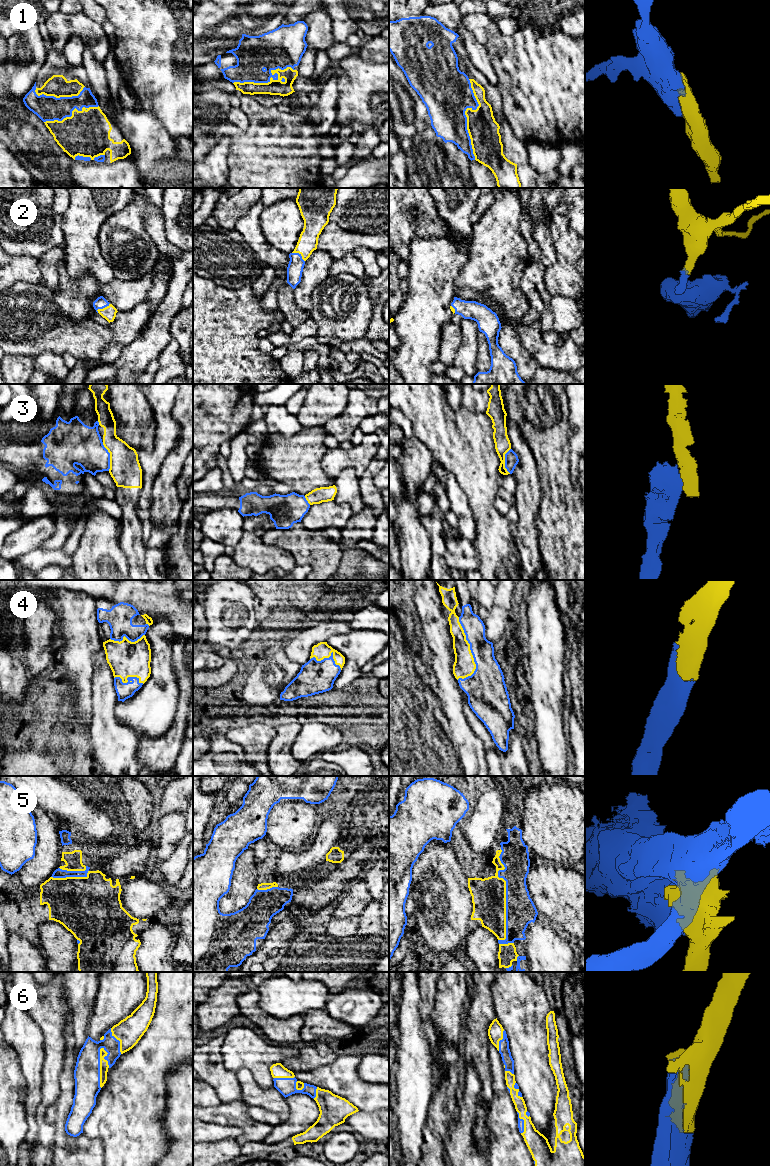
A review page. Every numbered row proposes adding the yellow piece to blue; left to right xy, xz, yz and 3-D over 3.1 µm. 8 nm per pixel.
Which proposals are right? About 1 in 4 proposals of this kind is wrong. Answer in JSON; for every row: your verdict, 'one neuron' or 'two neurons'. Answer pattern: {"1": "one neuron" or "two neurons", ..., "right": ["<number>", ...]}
{"1": "one neuron", "2": "one neuron", "3": "two neurons", "4": "one neuron", "5": "two neurons", "6": "one neuron", "right": ["1", "2", "4", "6"]}

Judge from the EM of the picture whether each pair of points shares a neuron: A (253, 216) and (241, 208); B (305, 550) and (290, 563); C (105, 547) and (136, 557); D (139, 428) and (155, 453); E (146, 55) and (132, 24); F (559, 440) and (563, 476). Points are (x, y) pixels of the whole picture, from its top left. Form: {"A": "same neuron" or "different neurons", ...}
{"A": "different neurons", "B": "different neurons", "C": "different neurons", "D": "different neurons", "E": "same neuron", "F": "same neuron"}

